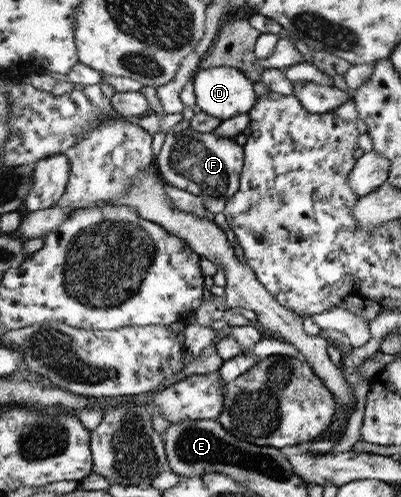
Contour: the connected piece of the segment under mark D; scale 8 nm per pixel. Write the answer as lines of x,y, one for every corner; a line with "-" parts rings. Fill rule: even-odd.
215,66
207,69
198,69
193,76
194,94
197,105
201,110
220,118
222,121
236,117
238,114
246,114
257,104
256,85
244,72
231,66

